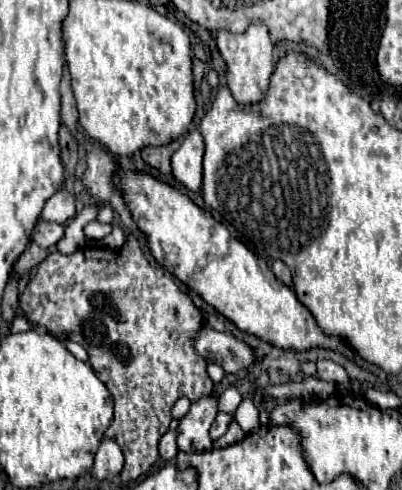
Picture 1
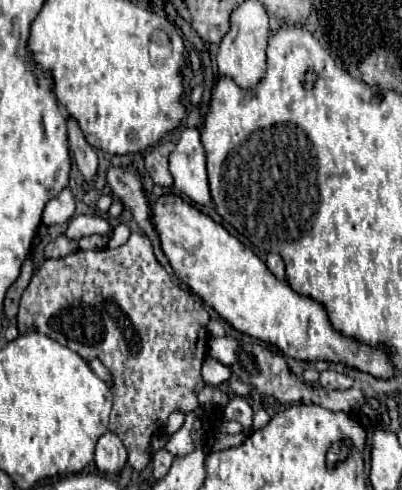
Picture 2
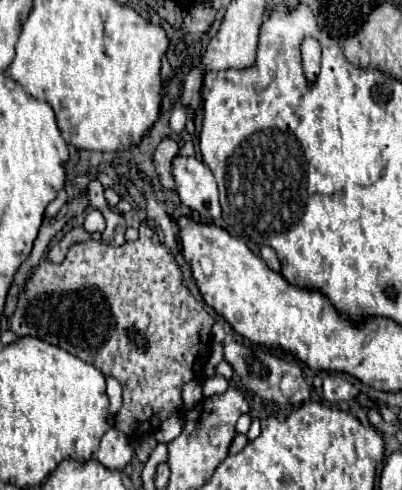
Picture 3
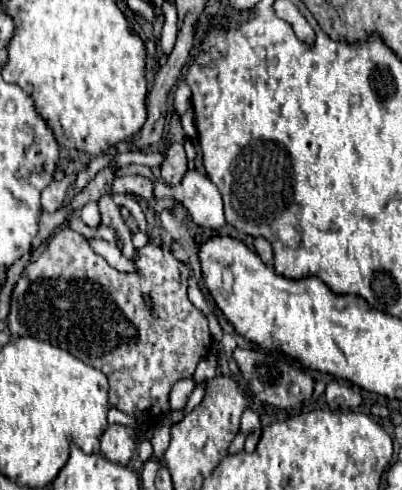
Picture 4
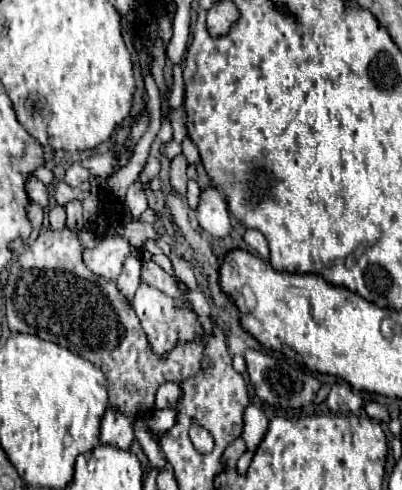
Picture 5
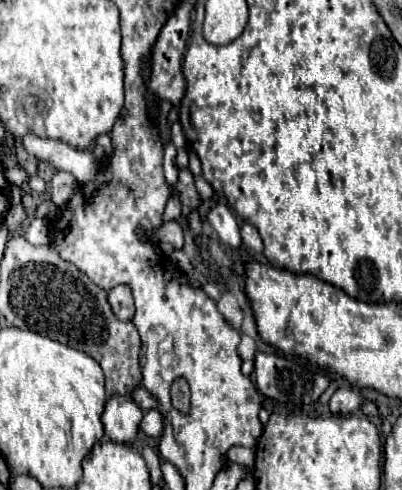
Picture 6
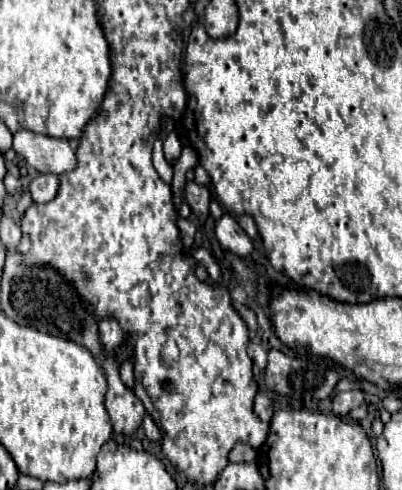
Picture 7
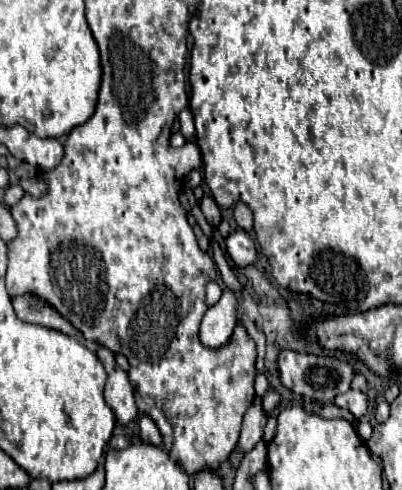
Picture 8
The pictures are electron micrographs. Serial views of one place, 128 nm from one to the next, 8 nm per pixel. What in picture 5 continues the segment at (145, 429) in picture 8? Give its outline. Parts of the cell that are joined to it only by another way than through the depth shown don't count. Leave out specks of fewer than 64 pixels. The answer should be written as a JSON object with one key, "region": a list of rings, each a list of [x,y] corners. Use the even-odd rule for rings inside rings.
{"region":[[[166,408],[166,410],[154,410],[148,418],[146,418],[150,430],[154,434],[164,434],[166,430],[170,430],[176,424],[176,410],[174,408]]]}

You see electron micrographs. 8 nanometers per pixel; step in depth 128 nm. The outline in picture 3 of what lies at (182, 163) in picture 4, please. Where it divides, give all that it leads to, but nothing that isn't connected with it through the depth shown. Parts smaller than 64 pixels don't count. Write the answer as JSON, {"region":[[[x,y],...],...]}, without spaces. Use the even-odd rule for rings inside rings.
{"region":[[[172,138],[162,140],[154,150],[154,168],[160,176],[160,184],[166,190],[174,190],[174,186],[176,186],[172,180],[172,172],[170,172],[172,170],[172,156],[176,156],[176,152],[180,152],[180,146]]]}

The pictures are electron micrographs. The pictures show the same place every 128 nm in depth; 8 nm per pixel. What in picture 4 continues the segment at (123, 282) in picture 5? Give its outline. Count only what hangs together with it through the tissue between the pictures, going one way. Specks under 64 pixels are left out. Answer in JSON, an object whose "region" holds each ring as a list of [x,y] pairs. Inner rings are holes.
{"region":[[[106,194],[98,200],[98,208],[100,208],[100,216],[102,216],[102,224],[104,226],[110,226],[116,230],[116,236],[118,236],[118,248],[120,252],[132,260],[134,256],[134,246],[132,246],[132,240],[130,240],[130,228],[128,224],[124,222],[124,218],[120,216],[120,208],[114,204],[112,196]]]}

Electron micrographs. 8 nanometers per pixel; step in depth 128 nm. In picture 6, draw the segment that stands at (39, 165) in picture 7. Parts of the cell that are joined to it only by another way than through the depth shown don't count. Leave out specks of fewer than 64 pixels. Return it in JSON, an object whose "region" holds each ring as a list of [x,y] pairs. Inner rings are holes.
{"region":[[[24,136],[24,148],[30,156],[38,158],[40,162],[48,162],[58,170],[66,170],[78,178],[80,184],[88,184],[94,180],[96,172],[100,170],[100,162],[92,150],[76,150],[60,140],[48,140],[38,136]]]}

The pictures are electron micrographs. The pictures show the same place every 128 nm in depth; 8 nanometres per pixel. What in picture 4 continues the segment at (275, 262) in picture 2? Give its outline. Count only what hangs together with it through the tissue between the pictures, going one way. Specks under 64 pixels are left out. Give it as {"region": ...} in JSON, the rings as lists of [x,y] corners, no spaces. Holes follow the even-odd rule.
{"region":[[[256,238],[256,240],[254,240],[254,246],[256,246],[256,252],[258,252],[258,256],[262,258],[262,262],[264,262],[268,268],[272,268],[274,260],[272,260],[272,246],[270,246],[270,242],[264,240],[264,238]]]}

